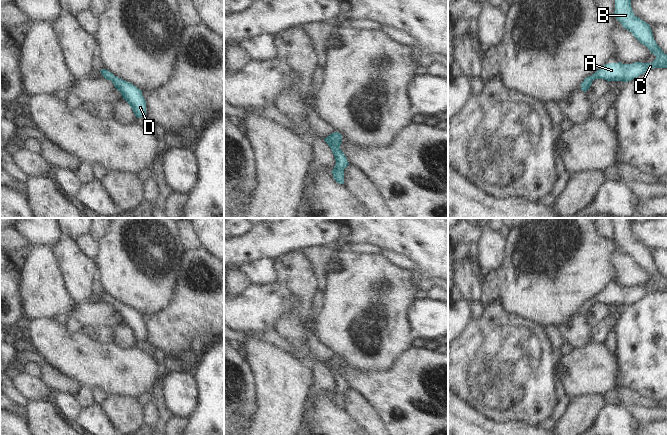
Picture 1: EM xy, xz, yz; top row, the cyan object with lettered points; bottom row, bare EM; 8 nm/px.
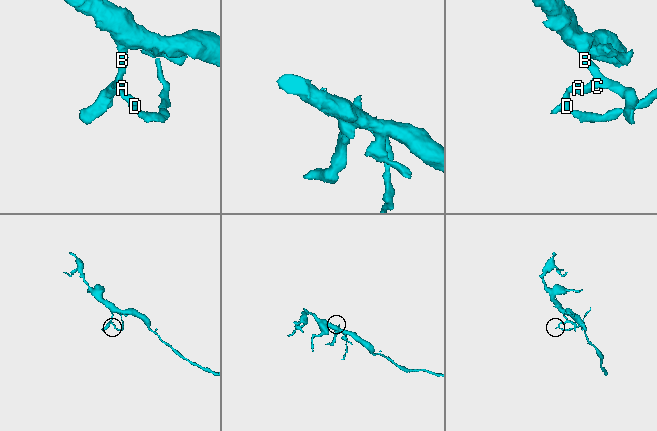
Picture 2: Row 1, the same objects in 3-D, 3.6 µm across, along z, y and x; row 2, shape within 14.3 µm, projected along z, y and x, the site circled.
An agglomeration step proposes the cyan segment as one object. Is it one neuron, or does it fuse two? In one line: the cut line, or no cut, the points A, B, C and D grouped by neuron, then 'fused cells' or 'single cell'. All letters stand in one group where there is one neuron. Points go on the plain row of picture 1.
no cut | A B C D | single cell

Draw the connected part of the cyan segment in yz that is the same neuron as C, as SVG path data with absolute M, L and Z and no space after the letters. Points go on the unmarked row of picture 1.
M612 218L615 224L616 243L622 248L623 252L630 255L633 260L645 269L656 283L652 287L635 286L632 288L609 287L588 300L581 307L581 314L586 316L595 303L610 305L631 305L647 294L653 292L667 292L667 279L657 269L653 262L653 257L649 248L637 241L631 231L631 222L634 218Z

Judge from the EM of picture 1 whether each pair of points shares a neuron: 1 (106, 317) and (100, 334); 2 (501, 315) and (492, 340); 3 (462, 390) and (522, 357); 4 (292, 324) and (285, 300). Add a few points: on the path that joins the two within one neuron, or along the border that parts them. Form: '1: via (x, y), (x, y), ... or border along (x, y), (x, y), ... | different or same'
1: border along (111, 326), (88, 326), (83, 328) | different
2: via (496, 321), (496, 334) | same
3: via (477, 375), (486, 366), (504, 365), (507, 363) | same
4: border along (291, 296), (290, 307), (273, 326) | different

